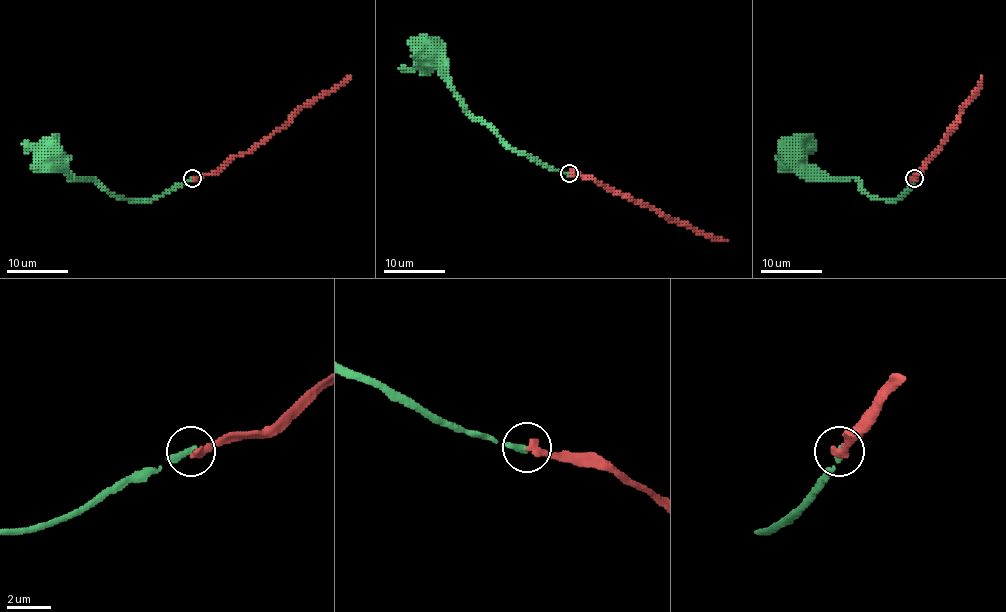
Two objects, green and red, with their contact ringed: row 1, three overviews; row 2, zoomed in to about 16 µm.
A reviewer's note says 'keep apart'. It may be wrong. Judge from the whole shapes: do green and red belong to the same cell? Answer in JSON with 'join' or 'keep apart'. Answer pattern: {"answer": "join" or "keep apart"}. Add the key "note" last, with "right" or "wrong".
{"answer": "keep apart", "note": "right"}

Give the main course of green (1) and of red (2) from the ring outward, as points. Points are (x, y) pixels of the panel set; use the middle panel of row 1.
1: (570, 173), (550, 169), (510, 149), (468, 112), (430, 50)
2: (570, 173), (596, 180), (608, 190), (648, 204), (673, 221), (728, 241)

